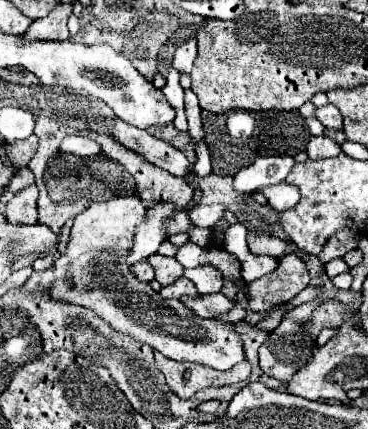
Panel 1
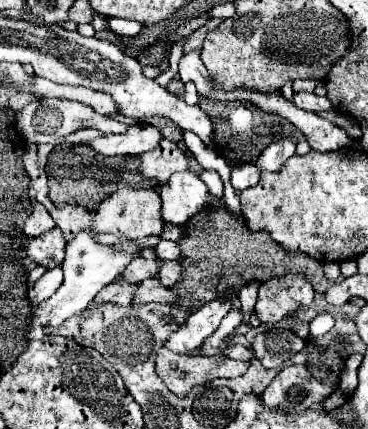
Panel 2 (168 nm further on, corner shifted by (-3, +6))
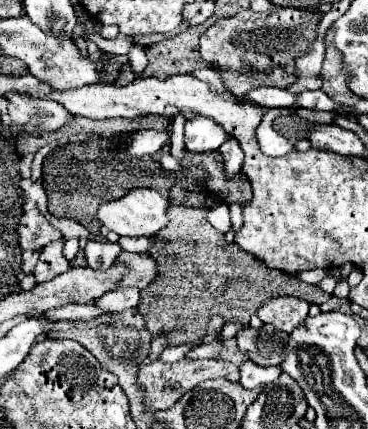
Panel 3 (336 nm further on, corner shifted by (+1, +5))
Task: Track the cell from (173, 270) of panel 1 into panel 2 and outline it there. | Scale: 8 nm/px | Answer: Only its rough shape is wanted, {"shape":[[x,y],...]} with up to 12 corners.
{"shape":[[139,257],[121,277],[139,283],[159,275],[159,259]]}

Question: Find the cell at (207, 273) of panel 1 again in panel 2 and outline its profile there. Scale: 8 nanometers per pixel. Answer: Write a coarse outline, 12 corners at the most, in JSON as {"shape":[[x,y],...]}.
{"shape":[[173,241],[155,245],[161,261],[174,261],[180,257],[180,249]]}

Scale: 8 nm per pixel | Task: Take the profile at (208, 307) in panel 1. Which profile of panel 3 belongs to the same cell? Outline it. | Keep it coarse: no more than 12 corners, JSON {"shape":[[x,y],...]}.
{"shape":[[137,288],[113,290],[95,304],[99,310],[115,314],[135,308]]}

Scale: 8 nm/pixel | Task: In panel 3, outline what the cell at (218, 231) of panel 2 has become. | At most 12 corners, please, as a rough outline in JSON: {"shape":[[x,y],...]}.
{"shape":[[171,206],[137,310],[153,338],[247,326],[271,298],[331,298]]}

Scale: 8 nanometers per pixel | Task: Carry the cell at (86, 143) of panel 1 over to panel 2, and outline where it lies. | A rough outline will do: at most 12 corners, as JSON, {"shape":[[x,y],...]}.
{"shape":[[153,125],[101,135],[89,147],[103,155],[139,155],[157,147]]}

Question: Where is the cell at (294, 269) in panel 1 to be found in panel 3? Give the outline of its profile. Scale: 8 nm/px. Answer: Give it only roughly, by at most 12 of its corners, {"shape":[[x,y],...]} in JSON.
{"shape":[[293,296],[265,302],[257,316],[283,332],[307,318],[307,302]]}

